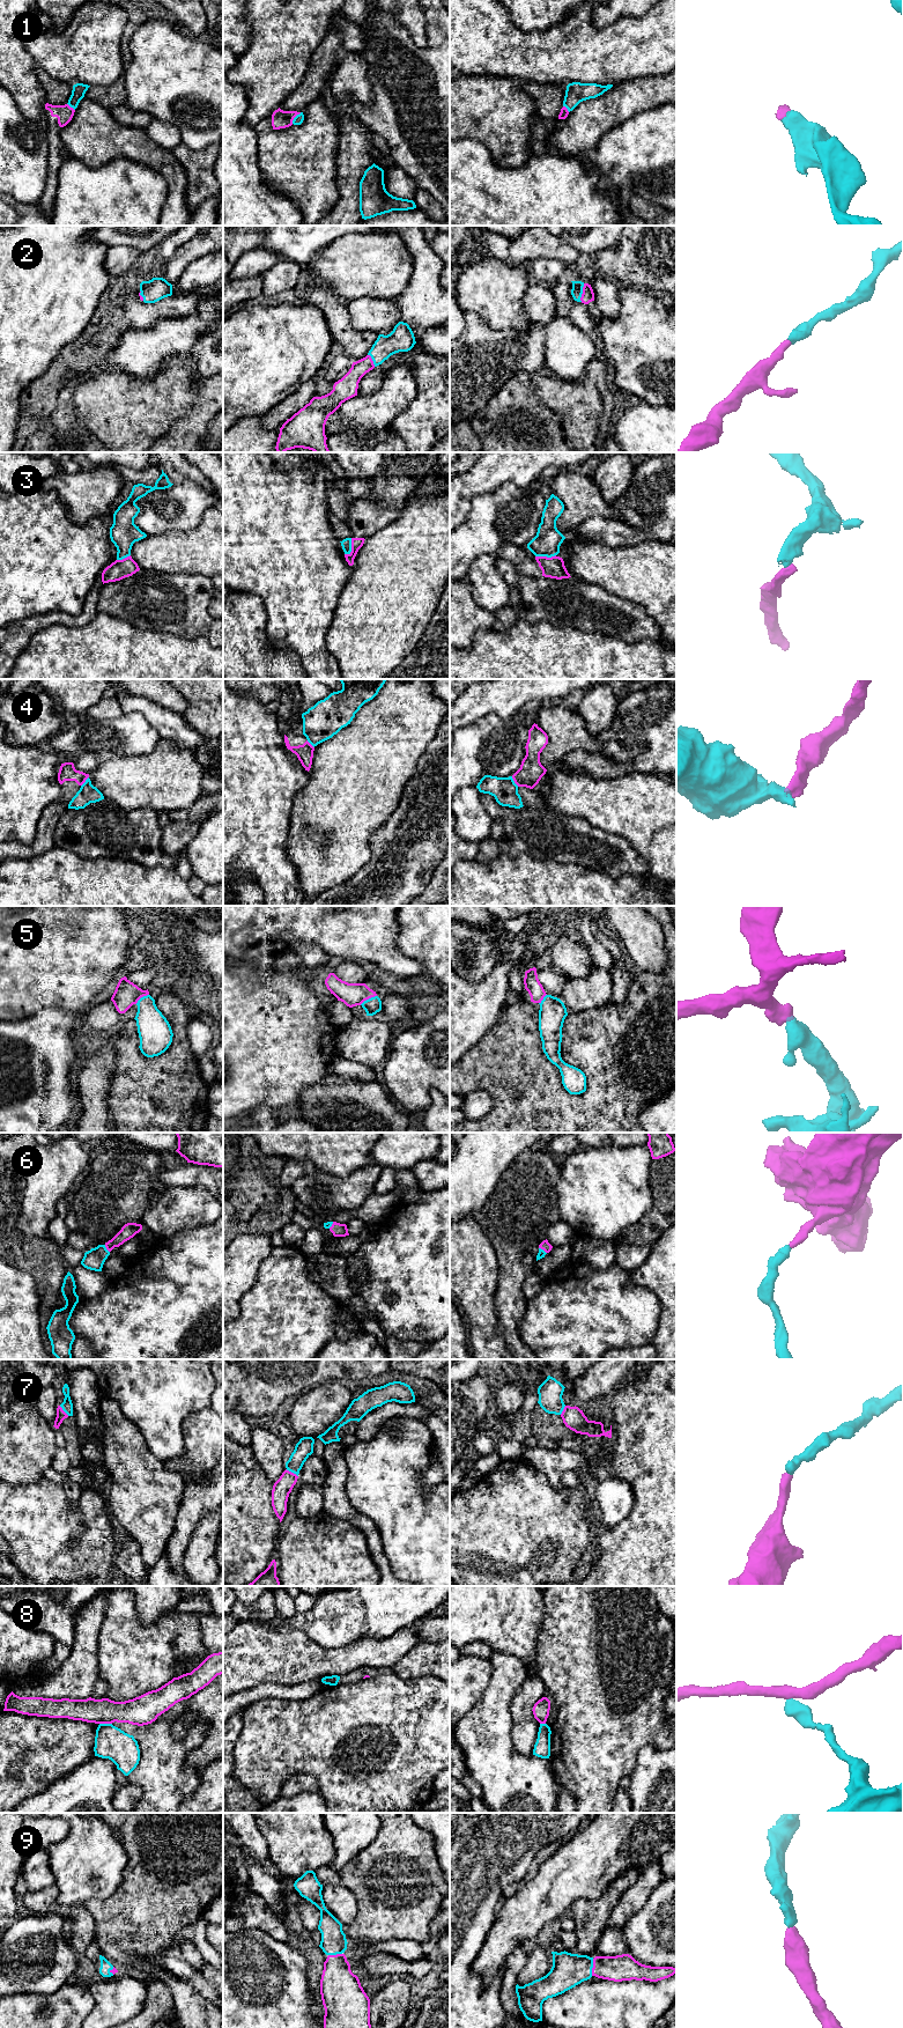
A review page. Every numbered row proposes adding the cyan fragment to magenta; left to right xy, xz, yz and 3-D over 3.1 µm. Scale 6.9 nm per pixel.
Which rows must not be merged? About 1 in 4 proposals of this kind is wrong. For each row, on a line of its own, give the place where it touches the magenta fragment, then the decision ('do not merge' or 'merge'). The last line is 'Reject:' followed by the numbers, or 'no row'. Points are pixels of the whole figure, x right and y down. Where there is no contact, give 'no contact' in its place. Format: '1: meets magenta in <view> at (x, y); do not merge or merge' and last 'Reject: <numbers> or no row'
1: meets magenta in xz at (295, 116); merge
2: meets magenta in yz at (583, 293); merge
3: meets magenta in xz at (352, 547); do not merge
4: meets magenta in yz at (513, 780); do not merge
5: meets magenta in xz at (368, 998); merge
6: meets magenta in xy at (106, 1248); merge
7: meets magenta in xz at (290, 1472); merge
8: meets magenta in xy at (105, 1723); do not merge
9: meets magenta in yz at (593, 1967); merge
Reject: 3, 4, 8

